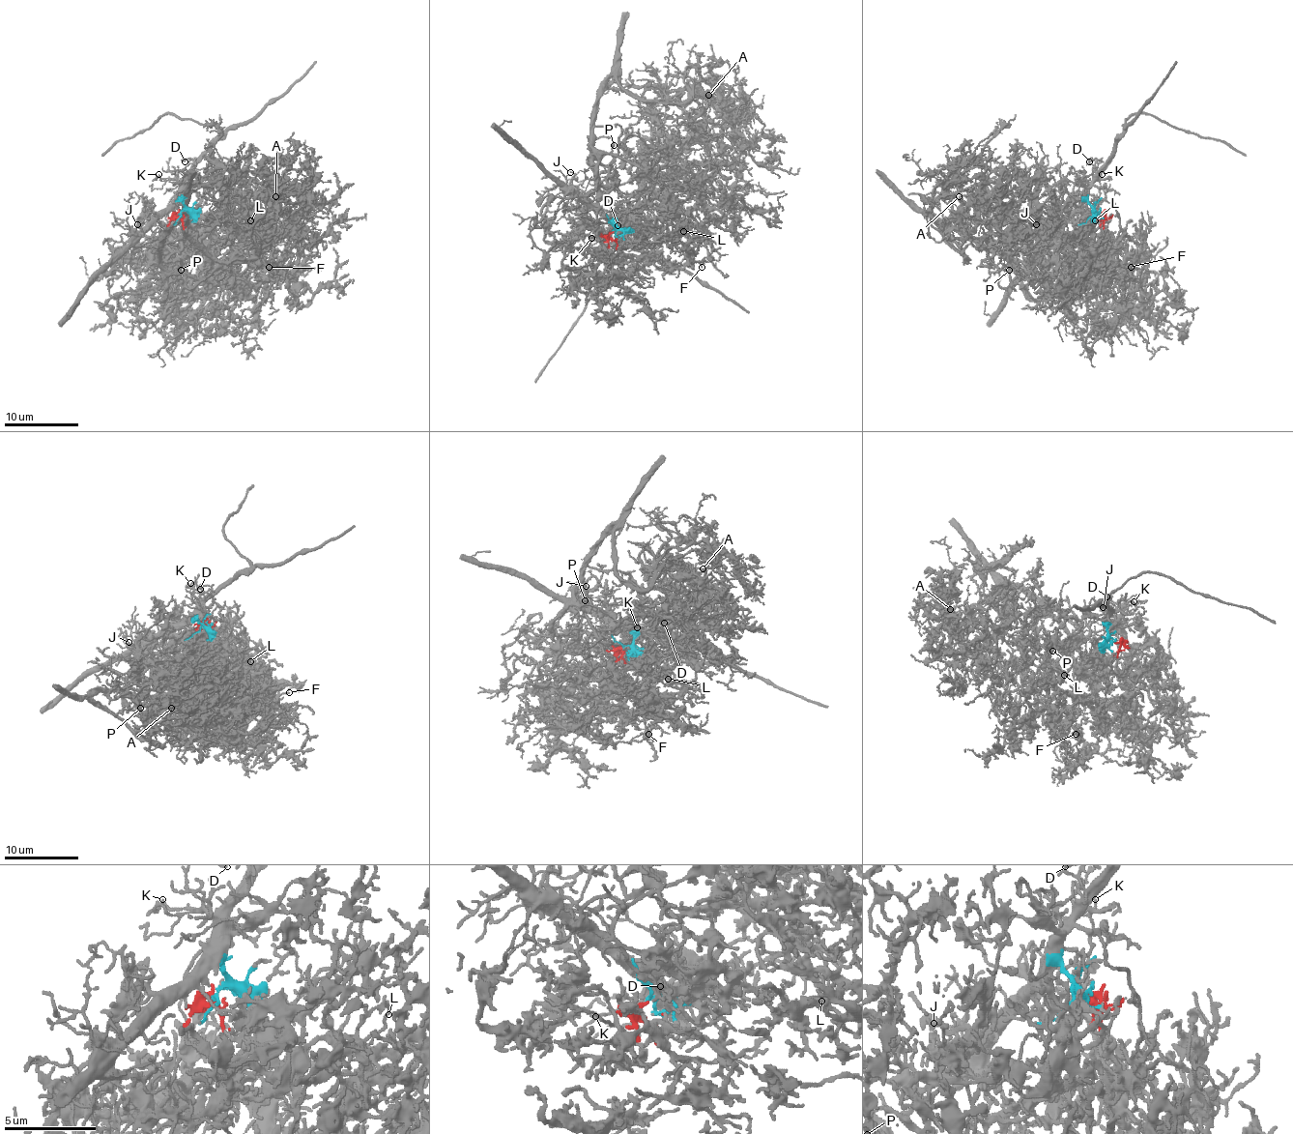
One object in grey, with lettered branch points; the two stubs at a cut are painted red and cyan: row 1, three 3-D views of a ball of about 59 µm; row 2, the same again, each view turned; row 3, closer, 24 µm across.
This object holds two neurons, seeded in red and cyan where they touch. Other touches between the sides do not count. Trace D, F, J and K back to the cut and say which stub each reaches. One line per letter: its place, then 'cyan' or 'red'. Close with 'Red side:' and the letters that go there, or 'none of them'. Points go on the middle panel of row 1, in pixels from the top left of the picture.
D: (617, 225) | cyan
F: (702, 267) | red
J: (570, 172) | cyan
K: (591, 238) | cyan
Red side: F

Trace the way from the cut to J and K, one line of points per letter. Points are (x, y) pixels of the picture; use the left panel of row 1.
J: (180, 216), (184, 208), (180, 201), (174, 201), (138, 232), (134, 229), (140, 225), (136, 225)
K: (180, 216), (184, 206), (184, 188), (172, 180), (158, 178), (158, 175)

